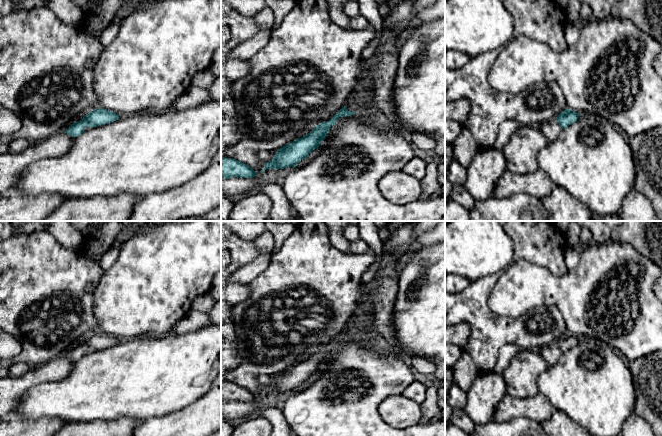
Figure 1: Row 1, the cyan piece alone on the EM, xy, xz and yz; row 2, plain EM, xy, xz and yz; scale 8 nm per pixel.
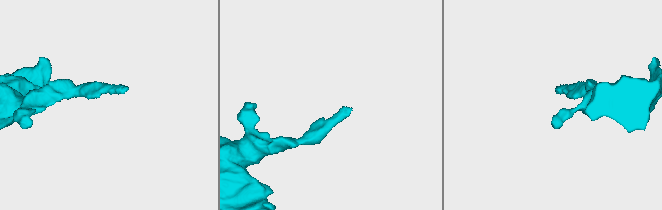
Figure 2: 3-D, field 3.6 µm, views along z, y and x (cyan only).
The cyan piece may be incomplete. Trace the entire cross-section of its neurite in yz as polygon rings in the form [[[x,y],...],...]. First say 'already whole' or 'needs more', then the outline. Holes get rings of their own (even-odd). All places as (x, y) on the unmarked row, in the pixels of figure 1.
needs more; [[[565,333],[555,343],[541,348],[540,355],[550,364],[555,364],[560,356],[569,349],[576,346],[580,338],[571,334]]]

